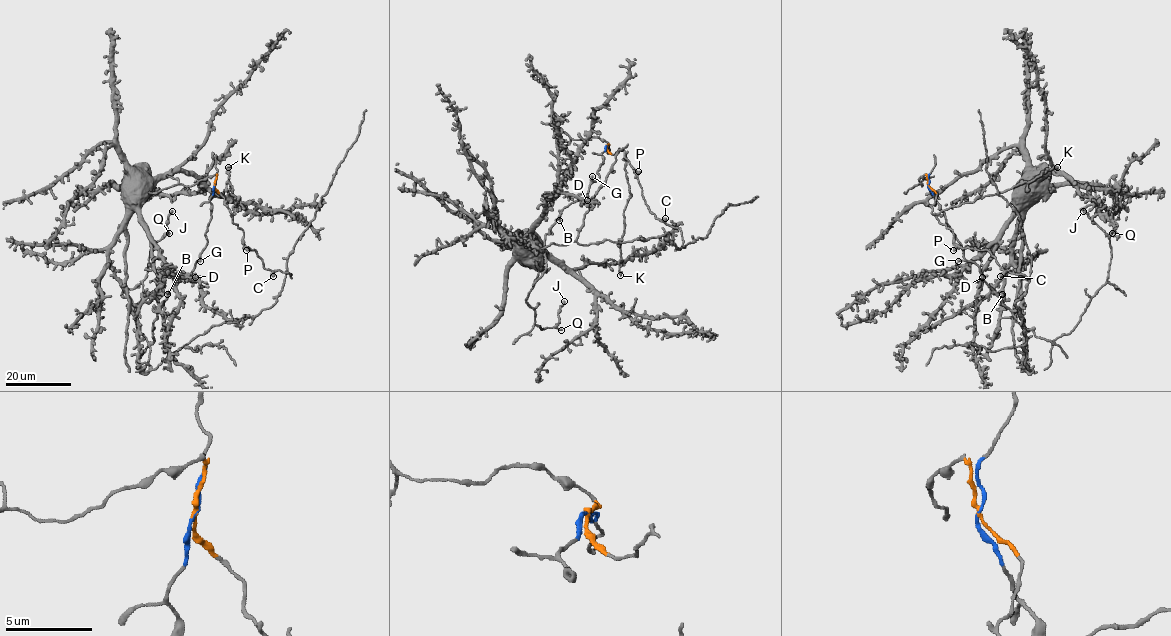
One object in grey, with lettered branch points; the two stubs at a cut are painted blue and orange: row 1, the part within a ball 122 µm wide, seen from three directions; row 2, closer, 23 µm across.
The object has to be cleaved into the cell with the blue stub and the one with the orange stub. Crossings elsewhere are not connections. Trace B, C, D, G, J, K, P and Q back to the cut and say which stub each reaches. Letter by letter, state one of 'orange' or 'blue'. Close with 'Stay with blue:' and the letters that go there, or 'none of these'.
B: blue
C: orange
D: blue
G: blue
J: blue
K: orange
P: orange
Q: blue
Stay with blue: B, D, G, J, Q

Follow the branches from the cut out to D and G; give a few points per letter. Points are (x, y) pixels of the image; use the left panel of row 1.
D: (215, 185), (210, 201), (211, 218), (205, 235), (207, 243), (190, 275), (195, 277)
G: (215, 185), (210, 201), (211, 218), (201, 261)

